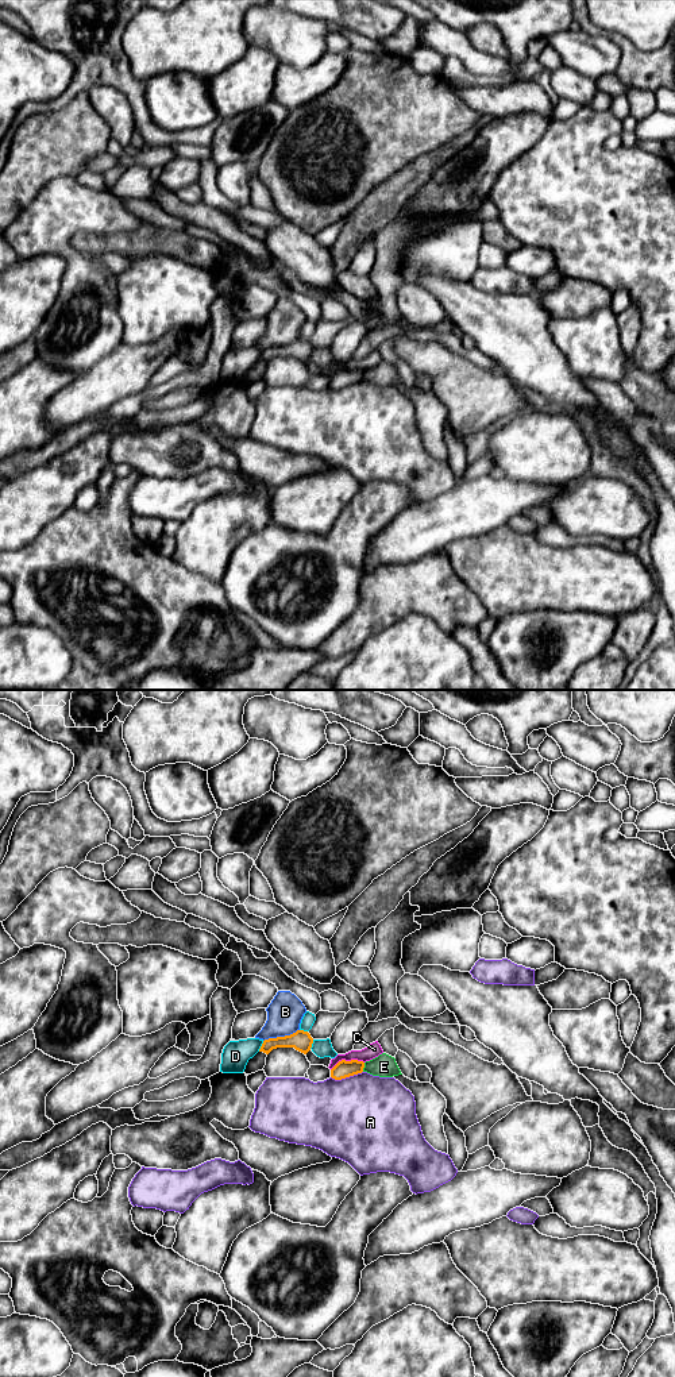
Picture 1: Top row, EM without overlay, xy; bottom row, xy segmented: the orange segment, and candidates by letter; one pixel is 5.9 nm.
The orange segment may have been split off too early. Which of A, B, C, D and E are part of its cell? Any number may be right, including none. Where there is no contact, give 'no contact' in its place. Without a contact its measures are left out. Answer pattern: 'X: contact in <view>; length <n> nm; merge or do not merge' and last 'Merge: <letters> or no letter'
A: contact in xy; length 200 nm; do not merge
B: contact in xy; length 220 nm; do not merge
C: contact in xy; length 200 nm; do not merge
D: contact in xy; length 70 nm; do not merge
E: contact in xy; length 60 nm; do not merge
Merge: no letter

